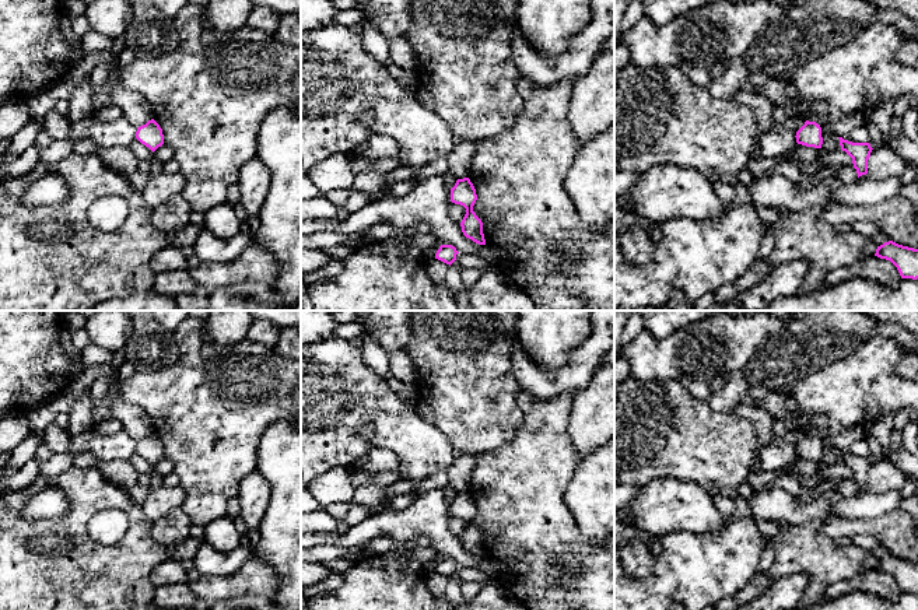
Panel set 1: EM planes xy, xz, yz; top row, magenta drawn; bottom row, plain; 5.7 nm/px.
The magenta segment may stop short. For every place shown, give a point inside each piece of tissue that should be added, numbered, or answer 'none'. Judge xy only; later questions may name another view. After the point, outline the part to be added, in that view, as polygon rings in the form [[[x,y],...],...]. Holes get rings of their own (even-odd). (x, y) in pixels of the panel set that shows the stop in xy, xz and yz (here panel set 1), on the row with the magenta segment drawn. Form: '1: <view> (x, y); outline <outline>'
none

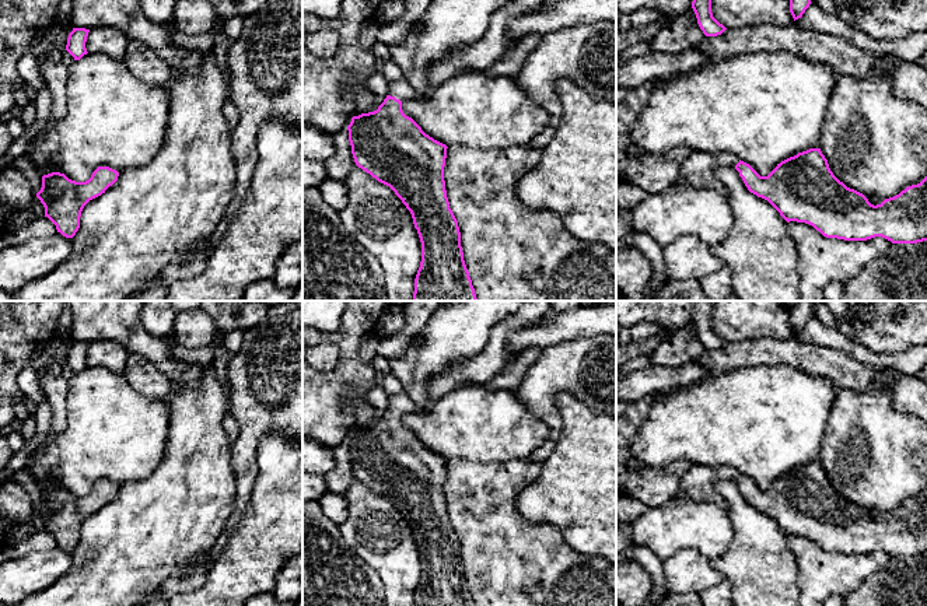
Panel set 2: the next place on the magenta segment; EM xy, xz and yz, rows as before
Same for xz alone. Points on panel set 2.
1: xz (401, 90); outline [[[403,78],[389,83],[388,90],[388,95],[395,97],[399,101],[420,98],[419,91]]]

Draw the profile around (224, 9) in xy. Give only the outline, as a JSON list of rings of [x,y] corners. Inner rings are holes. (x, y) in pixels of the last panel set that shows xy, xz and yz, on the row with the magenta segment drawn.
[[[209,0],[217,18],[248,17],[265,7],[266,0]]]

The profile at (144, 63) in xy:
[[[129,41],[122,62],[134,77],[151,87],[165,87],[174,77],[174,69],[157,52],[137,41]]]

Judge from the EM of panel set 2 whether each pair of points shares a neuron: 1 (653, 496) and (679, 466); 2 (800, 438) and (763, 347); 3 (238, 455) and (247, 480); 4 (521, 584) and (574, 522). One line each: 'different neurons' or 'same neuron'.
1: same neuron
2: different neurons
3: same neuron
4: different neurons

